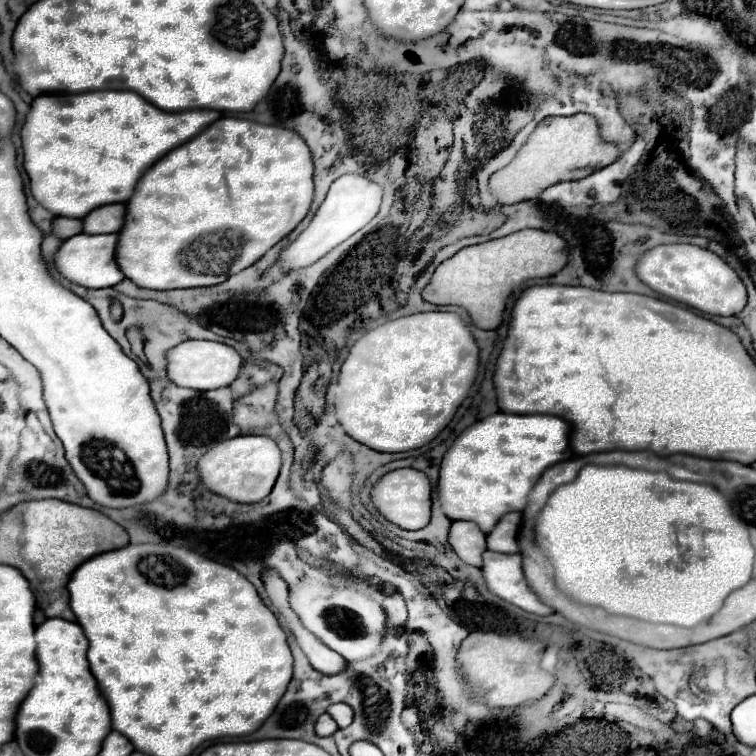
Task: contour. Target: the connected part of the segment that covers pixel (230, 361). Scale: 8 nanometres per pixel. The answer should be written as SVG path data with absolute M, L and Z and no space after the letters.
M192 339L182 341L166 353L166 359L168 359L166 365L168 379L178 387L188 387L196 391L228 387L238 377L238 371L242 367L242 357L230 345L216 341L192 341Z

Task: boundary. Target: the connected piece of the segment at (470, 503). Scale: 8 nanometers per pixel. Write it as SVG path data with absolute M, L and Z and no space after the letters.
M498 411L482 421L476 421L474 425L466 427L444 453L438 475L440 509L452 521L464 519L476 523L486 533L492 531L494 523L498 523L504 513L524 509L530 489L550 465L572 457L572 451L568 447L568 433L570 425L554 415L510 415Z

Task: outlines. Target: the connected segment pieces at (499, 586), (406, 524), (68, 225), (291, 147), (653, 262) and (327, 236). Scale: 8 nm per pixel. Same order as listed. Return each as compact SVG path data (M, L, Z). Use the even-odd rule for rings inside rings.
M486 551L482 575L484 575L484 583L492 595L496 595L528 613L534 613L534 615L554 613L548 605L544 605L526 587L526 579L522 575L522 557L518 553L504 555L504 553Z
M396 469L382 475L372 487L374 507L400 529L422 529L430 521L430 481L422 471L416 469Z
M56 217L52 221L52 233L60 239L68 239L72 235L82 233L82 221L80 219L70 219L70 217Z
M220 117L194 139L158 159L138 179L134 195L126 201L116 263L126 279L144 289L218 285L256 263L306 217L314 195L312 173L312 153L298 133L248 119Z
M690 243L658 245L636 263L636 275L652 291L708 315L738 315L746 305L746 287L734 269L716 253Z
M342 175L332 183L312 223L278 255L278 267L282 271L298 271L302 267L316 263L320 257L324 257L334 247L350 239L364 225L368 225L376 217L380 209L380 201L382 201L382 187L378 183L370 181L364 175Z

